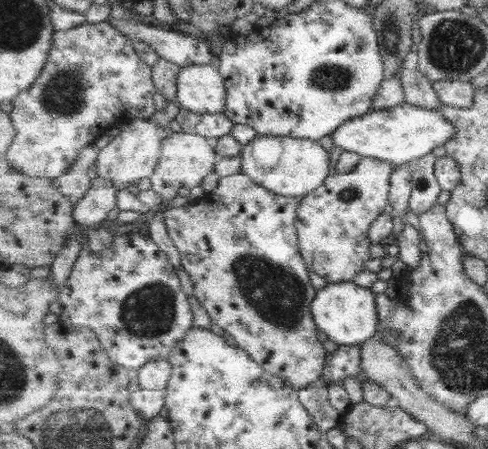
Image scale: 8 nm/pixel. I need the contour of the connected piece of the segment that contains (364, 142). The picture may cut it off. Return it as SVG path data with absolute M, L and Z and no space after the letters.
M405 102L401 106L395 106L383 111L375 111L373 108L366 115L343 124L343 127L331 134L331 138L334 146L339 147L343 152L355 152L365 158L387 160L393 166L397 166L432 154L435 148L439 146L445 147L457 134L458 128L456 128L456 124L448 120L439 109L428 110Z

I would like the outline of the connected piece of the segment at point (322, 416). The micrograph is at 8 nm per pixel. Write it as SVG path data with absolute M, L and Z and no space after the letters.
M323 377L299 391L300 401L314 417L322 433L337 427L341 418L340 412L329 402L329 394L329 384Z

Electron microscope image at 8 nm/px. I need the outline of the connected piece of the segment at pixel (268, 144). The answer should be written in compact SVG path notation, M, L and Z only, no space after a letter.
M258 135L250 144L244 146L243 153L240 156L243 158L242 173L280 196L303 198L322 188L331 176L331 154L319 142L307 138L277 136L271 140L267 135Z

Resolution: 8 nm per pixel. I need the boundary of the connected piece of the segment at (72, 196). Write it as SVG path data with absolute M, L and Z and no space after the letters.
M95 142L82 151L79 160L71 164L68 172L57 179L58 190L76 205L91 189L92 170L100 158L101 143Z

